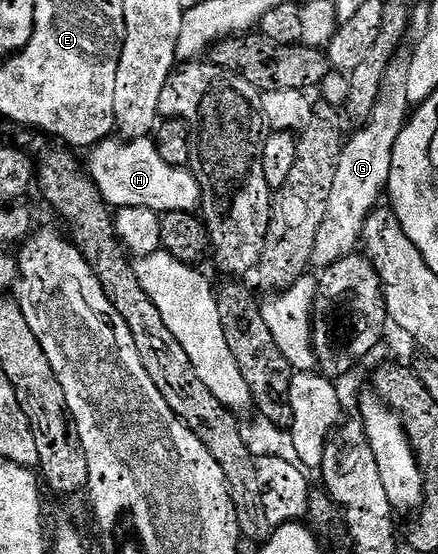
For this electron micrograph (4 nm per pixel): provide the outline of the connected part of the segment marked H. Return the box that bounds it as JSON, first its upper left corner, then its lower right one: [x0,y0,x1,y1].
[88,137,202,213]

